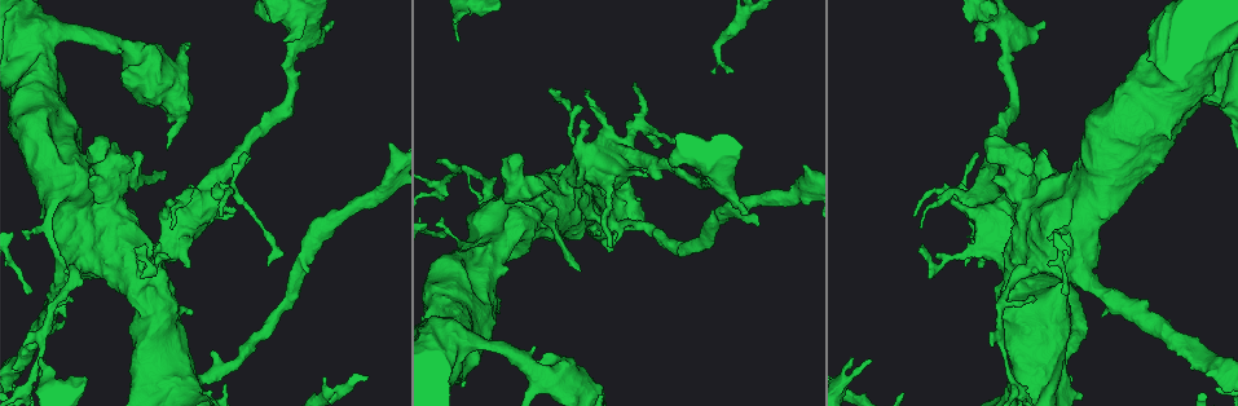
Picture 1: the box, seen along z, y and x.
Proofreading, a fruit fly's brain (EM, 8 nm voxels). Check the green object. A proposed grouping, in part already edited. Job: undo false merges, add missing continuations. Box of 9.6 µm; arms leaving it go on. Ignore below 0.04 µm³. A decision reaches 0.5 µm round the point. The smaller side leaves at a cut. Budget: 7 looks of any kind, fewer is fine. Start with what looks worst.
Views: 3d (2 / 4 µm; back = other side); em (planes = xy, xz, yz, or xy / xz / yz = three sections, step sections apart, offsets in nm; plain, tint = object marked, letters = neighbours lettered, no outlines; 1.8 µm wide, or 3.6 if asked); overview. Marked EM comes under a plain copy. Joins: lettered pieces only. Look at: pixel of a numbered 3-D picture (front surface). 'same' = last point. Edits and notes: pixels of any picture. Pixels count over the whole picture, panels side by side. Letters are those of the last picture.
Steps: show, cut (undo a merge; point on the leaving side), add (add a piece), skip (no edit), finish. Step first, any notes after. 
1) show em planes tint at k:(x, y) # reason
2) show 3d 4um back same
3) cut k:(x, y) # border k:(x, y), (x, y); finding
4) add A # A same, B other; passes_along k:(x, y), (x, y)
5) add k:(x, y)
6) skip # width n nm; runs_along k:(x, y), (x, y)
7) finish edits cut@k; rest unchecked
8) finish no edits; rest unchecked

show 3d 2um back at 1:(868, 360) # an open end

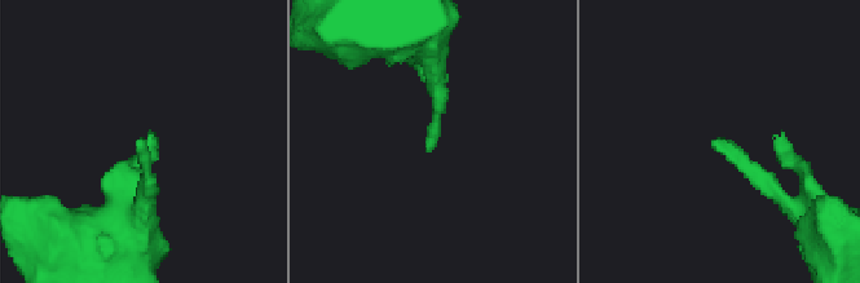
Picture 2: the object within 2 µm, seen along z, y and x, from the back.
show em yz step 16 tint at 2:(425, 151) # shape alone is not enough

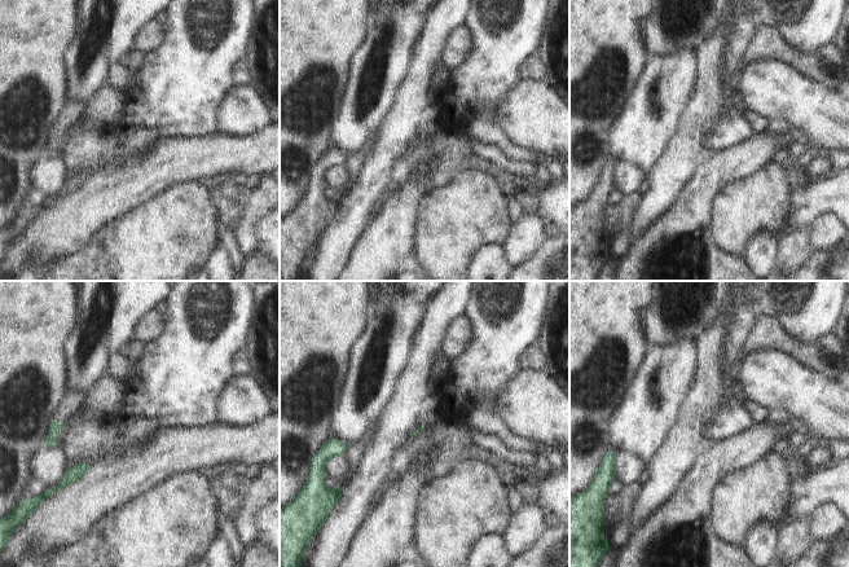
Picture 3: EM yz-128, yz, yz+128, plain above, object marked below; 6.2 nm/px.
show em planes letters same # another direction

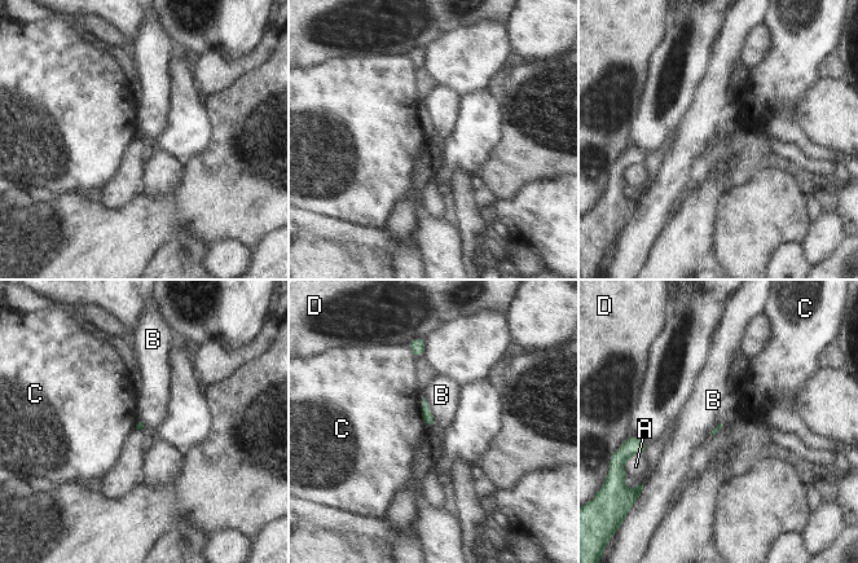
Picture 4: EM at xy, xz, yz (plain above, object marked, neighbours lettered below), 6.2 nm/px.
skip # longest_contact B 190 nm; A other, B other, C other, D other; border 4:(425, 397), (434, 418), (432, 426); none of them fits

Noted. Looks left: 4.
show 3d 4um at 1:(566, 185) # thick turns thin

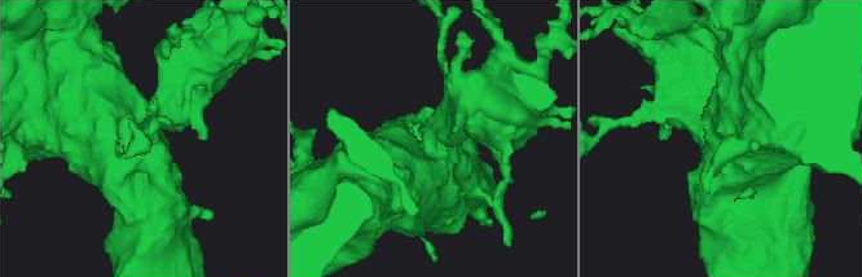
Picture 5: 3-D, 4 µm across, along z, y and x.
show em 3.6um planes letters at 5:(434, 142) # need the tissue

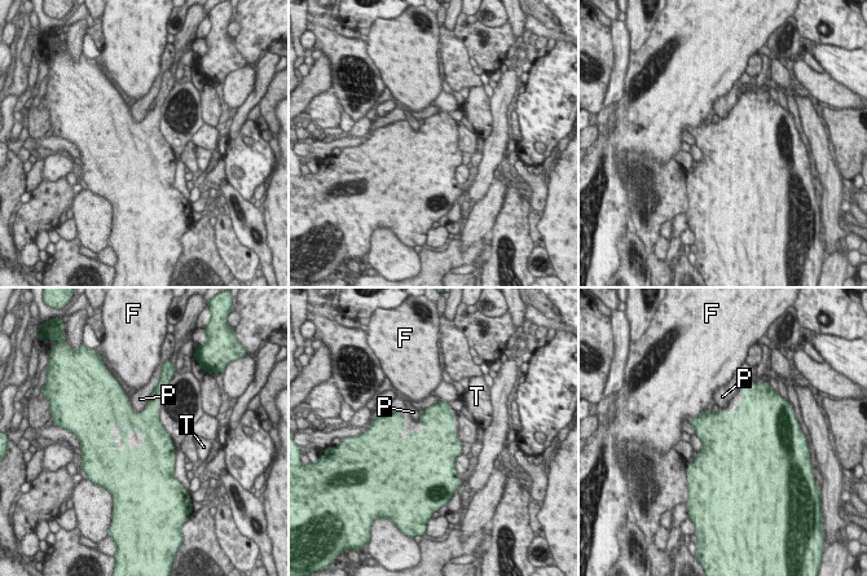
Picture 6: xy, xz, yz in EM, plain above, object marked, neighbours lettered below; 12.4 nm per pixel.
skip # longest_contact F 220 nm; F other, P other, T other; border 6:(149, 401), (142, 409); continuous, no second cell

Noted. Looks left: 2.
show 3d 2um at 1:(919, 249) # thin end

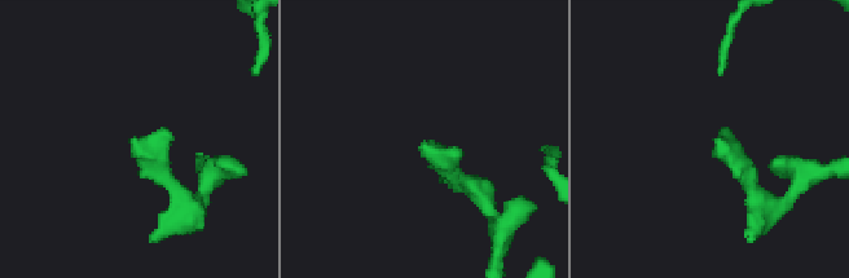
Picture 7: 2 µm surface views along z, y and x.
show em xz step 4 letters at 7:(717, 137) # need the tissue

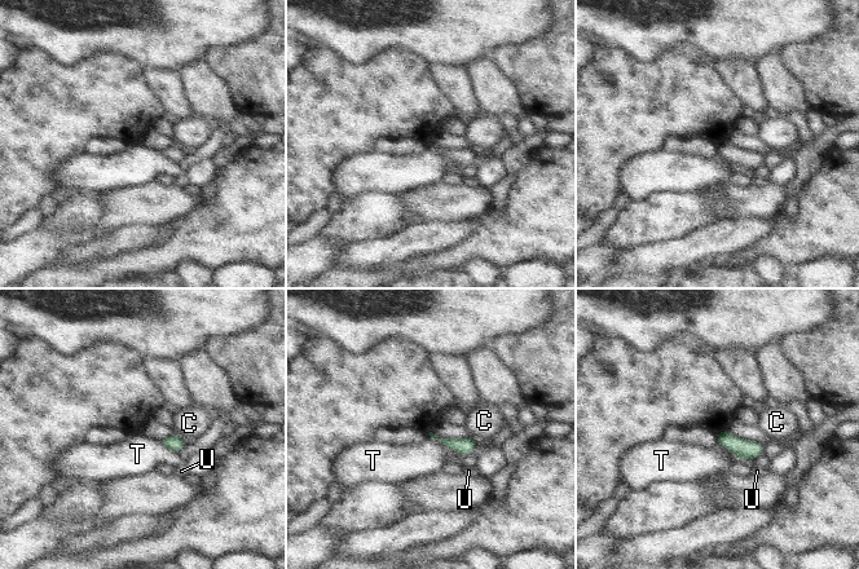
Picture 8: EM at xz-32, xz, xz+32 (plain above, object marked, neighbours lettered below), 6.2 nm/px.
skip # C other, T other, U other; border 8:(428, 433), (456, 451), (471, 454); no lettered piece goes on from it

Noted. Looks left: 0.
finish no edits; rest unchecked

